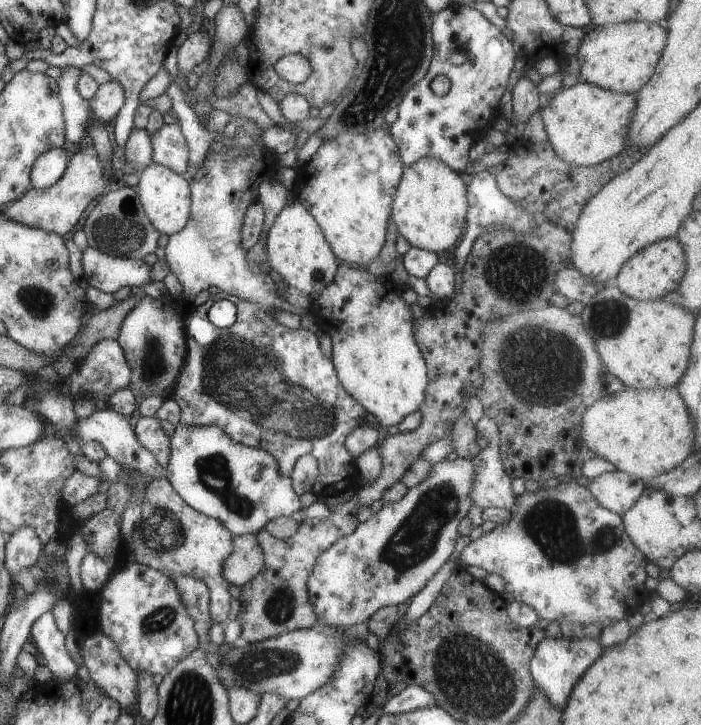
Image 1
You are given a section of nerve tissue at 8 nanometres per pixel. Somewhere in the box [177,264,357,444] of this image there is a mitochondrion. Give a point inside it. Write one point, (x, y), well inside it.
(216, 361)

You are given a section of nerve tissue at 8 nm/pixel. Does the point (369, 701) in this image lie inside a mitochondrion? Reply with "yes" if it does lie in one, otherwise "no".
no

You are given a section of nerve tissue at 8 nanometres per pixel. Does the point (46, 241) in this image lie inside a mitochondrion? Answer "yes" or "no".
no

